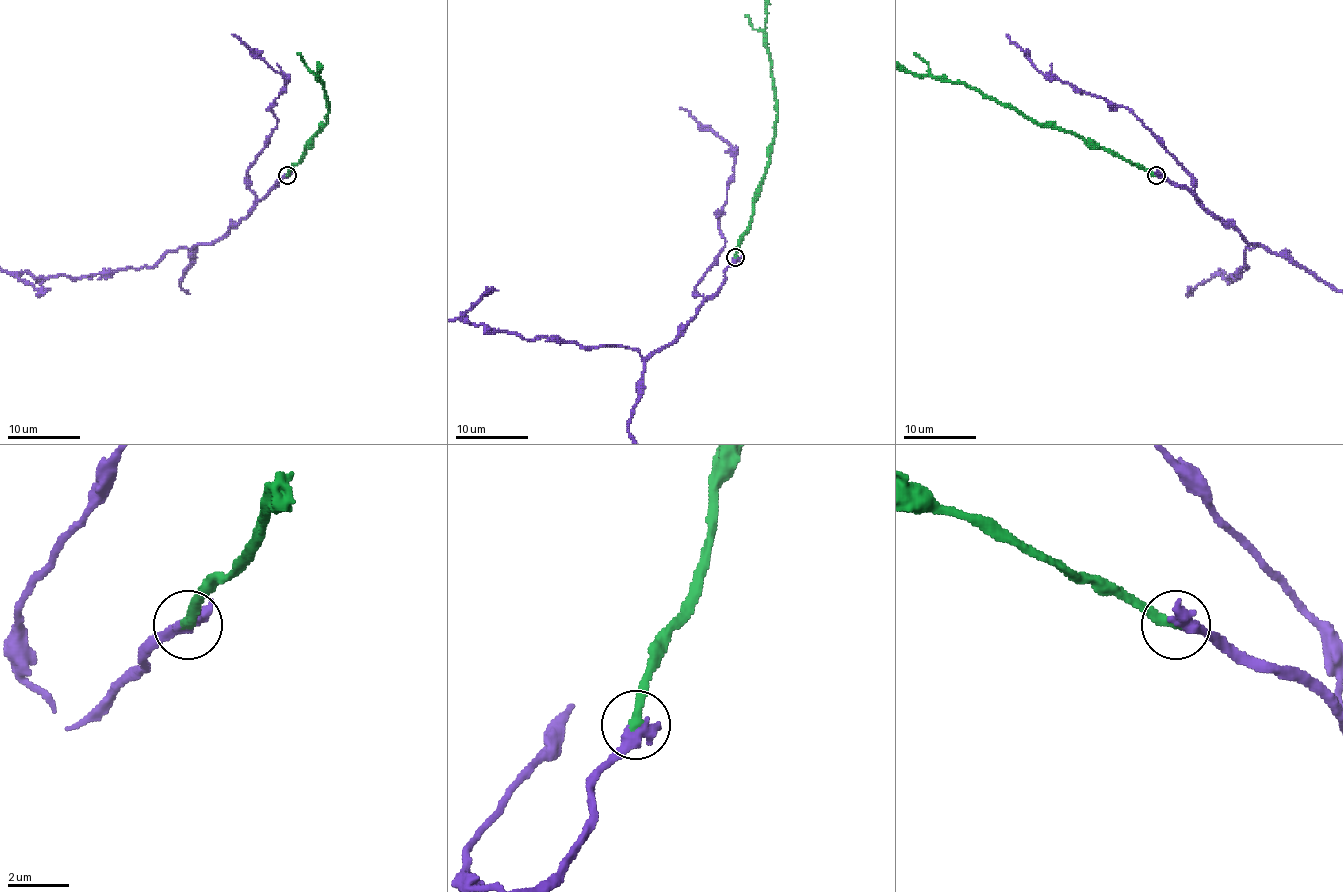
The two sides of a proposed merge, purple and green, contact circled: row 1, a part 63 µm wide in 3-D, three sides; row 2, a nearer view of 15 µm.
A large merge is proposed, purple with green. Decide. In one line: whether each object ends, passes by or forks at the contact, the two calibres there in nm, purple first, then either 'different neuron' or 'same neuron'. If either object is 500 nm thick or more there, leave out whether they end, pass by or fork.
calibres 500 and 280 nm; same neuron

